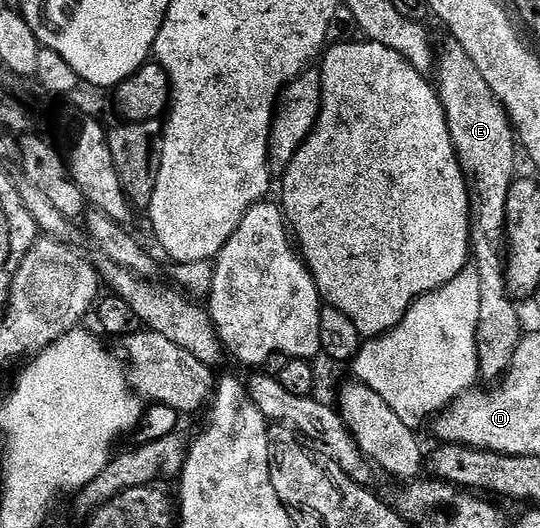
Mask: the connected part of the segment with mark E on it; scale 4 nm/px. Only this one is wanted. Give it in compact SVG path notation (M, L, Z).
M446 39L446 42L442 45L442 50L439 53L437 50L436 69L437 65L436 92L439 102L442 104L442 111L446 116L446 126L450 132L450 138L454 144L462 174L466 177L466 187L470 191L470 255L472 268L477 271L480 279L480 323L476 335L478 372L483 382L486 380L494 383L510 368L516 347L522 342L524 336L522 321L518 318L517 307L514 306L517 304L511 298L504 272L504 242L508 237L506 200L512 197L512 186L516 180L516 174L514 174L516 134L505 109L494 98L492 87L488 87L488 83L484 83L484 75L480 75L476 63L472 63L468 51L464 51L464 47L460 47L458 41Z

